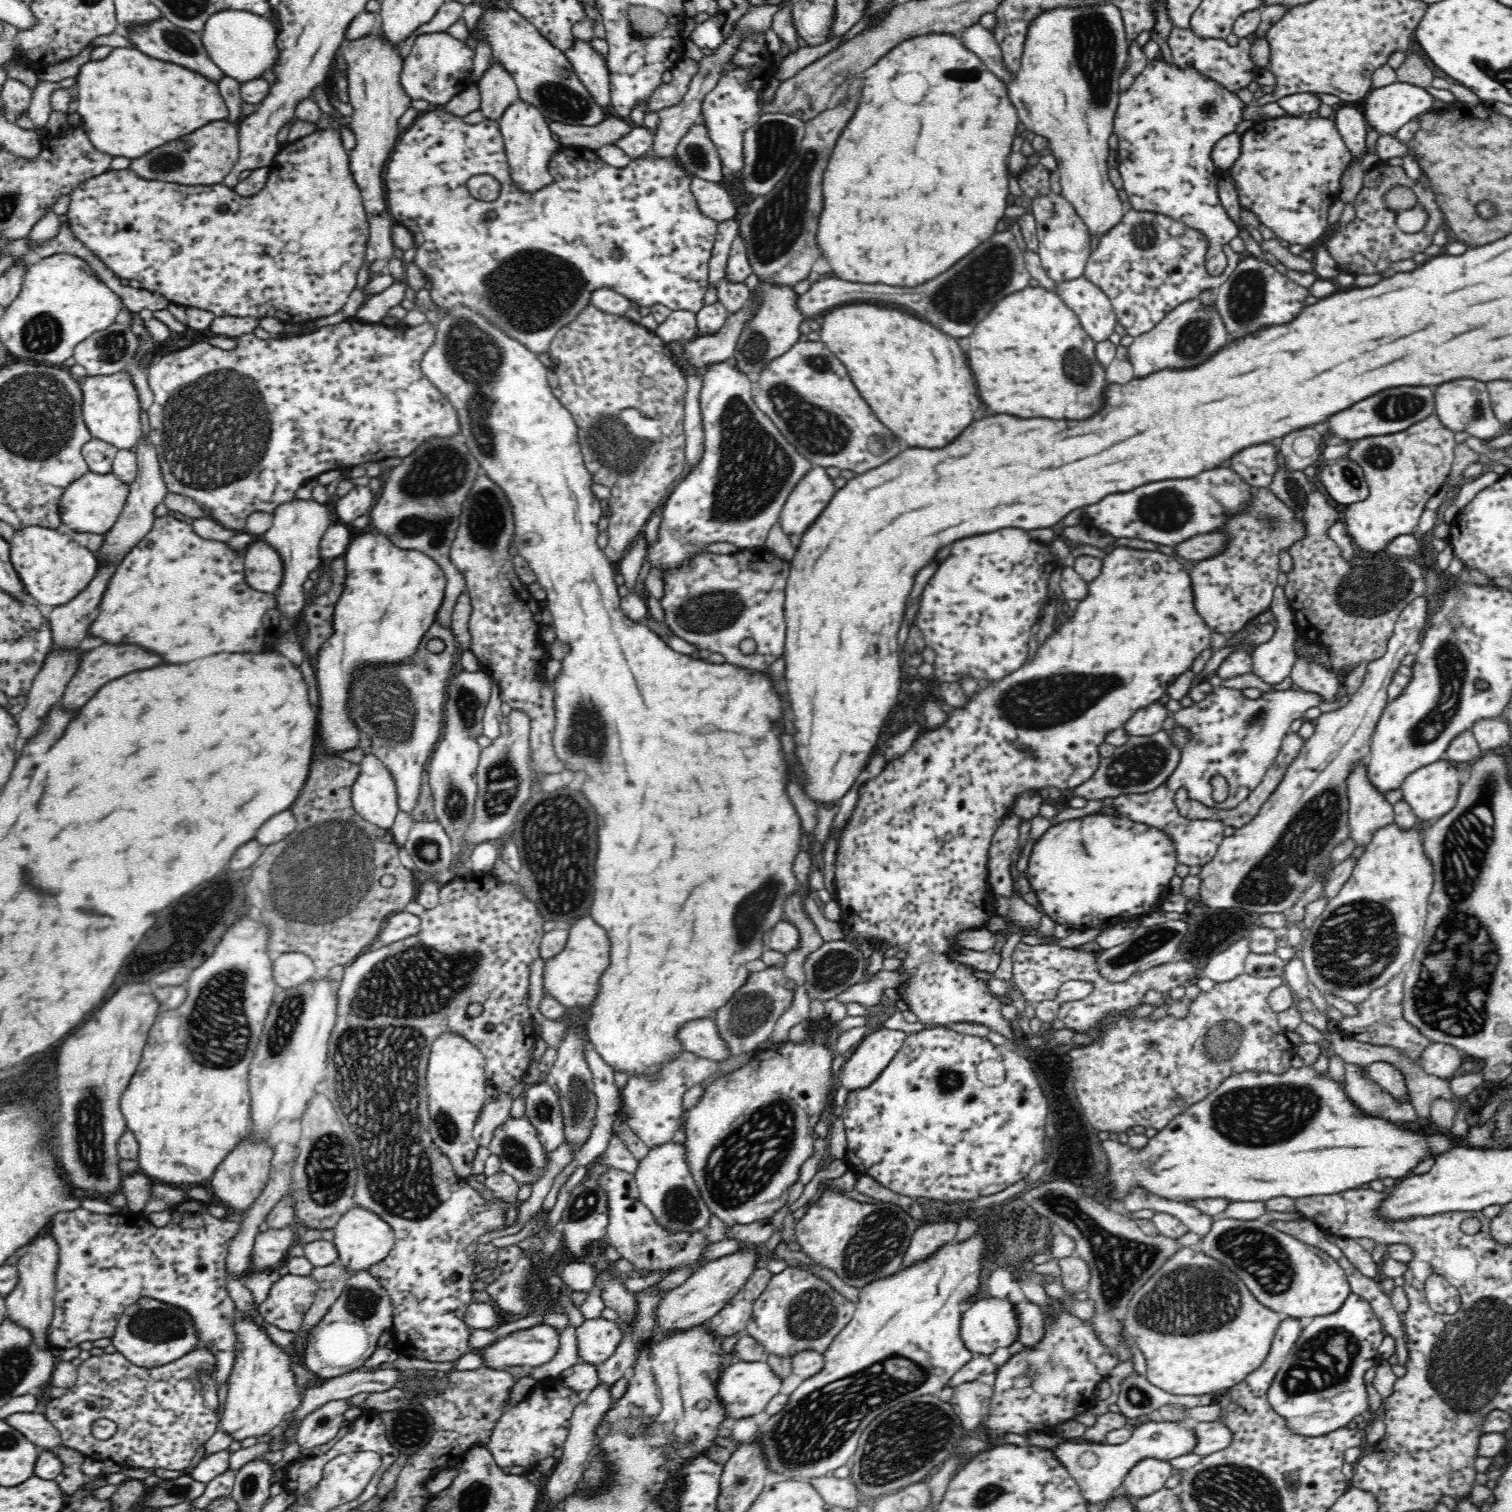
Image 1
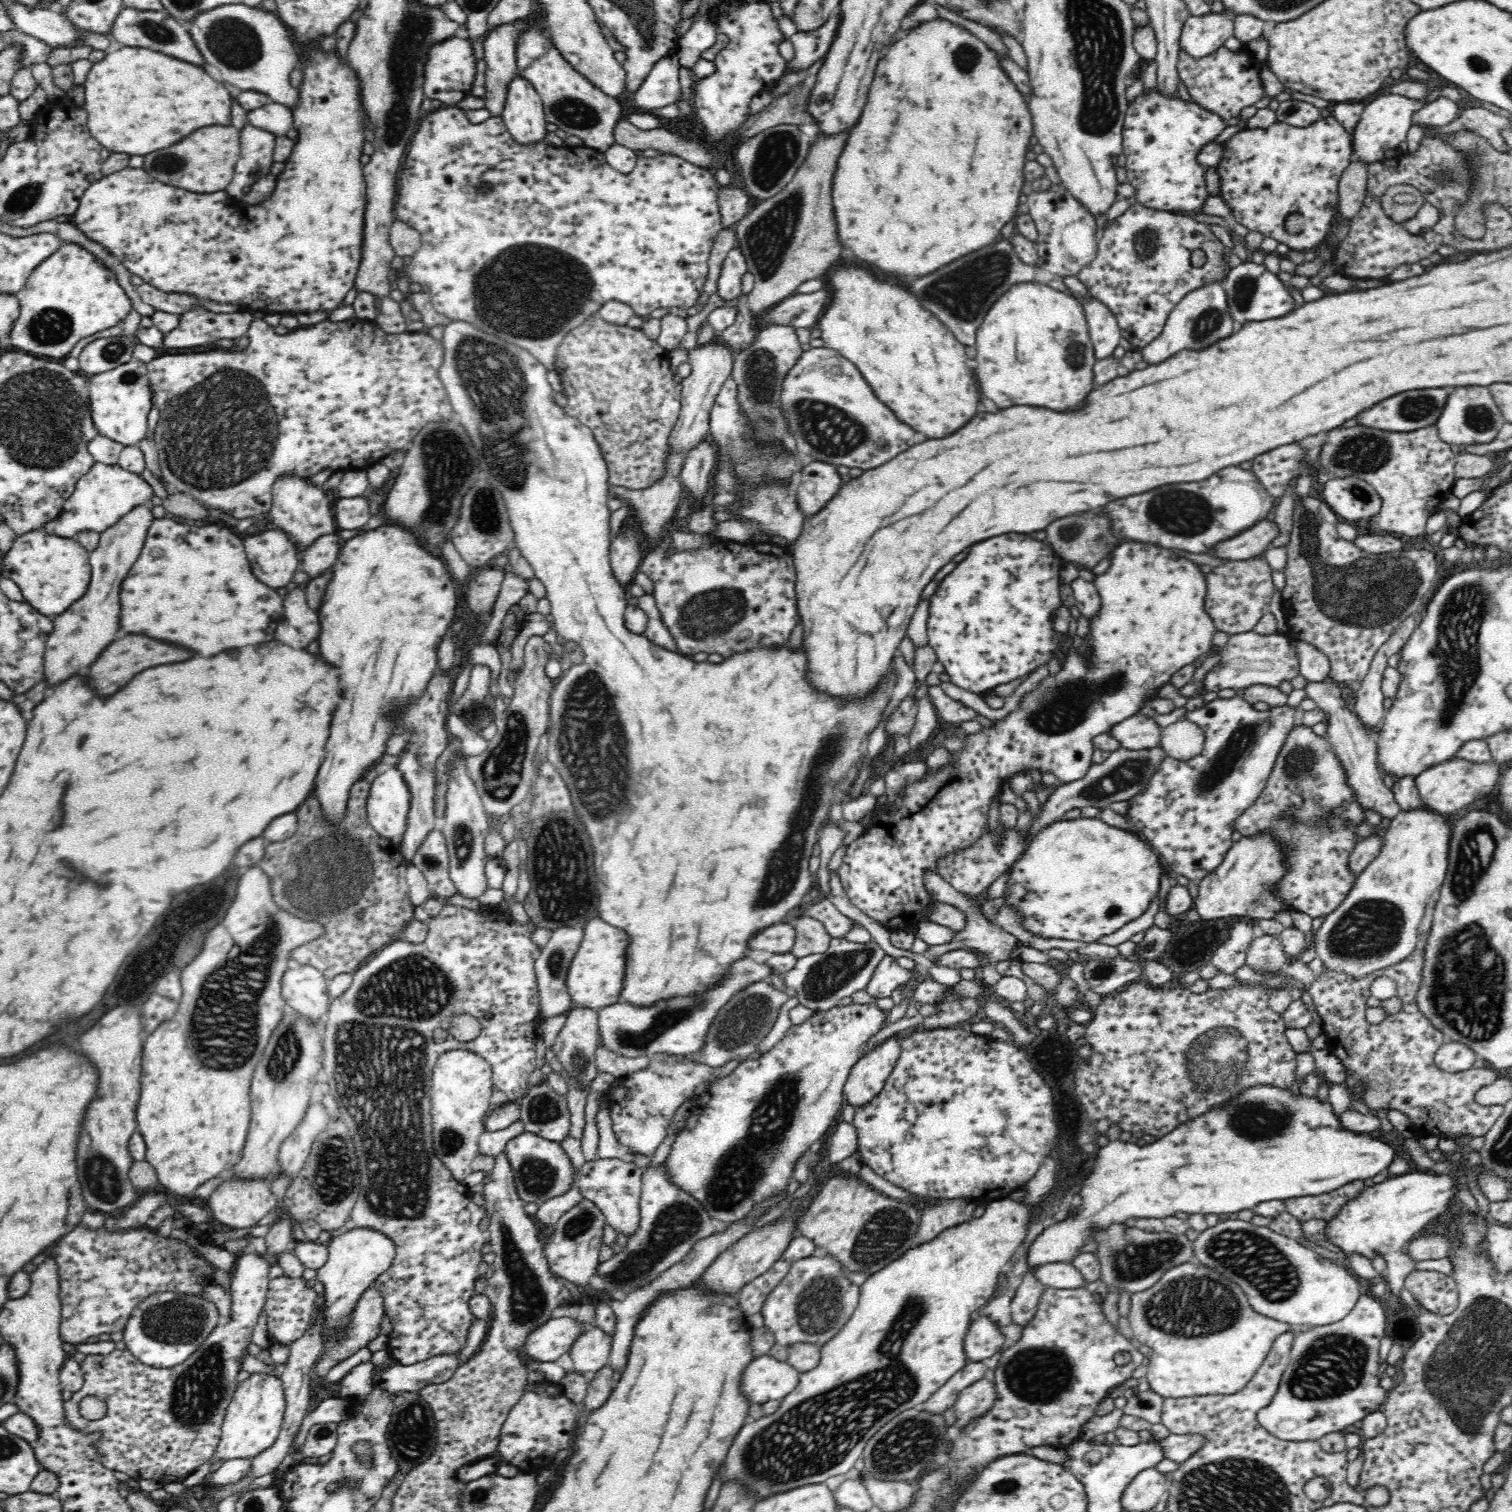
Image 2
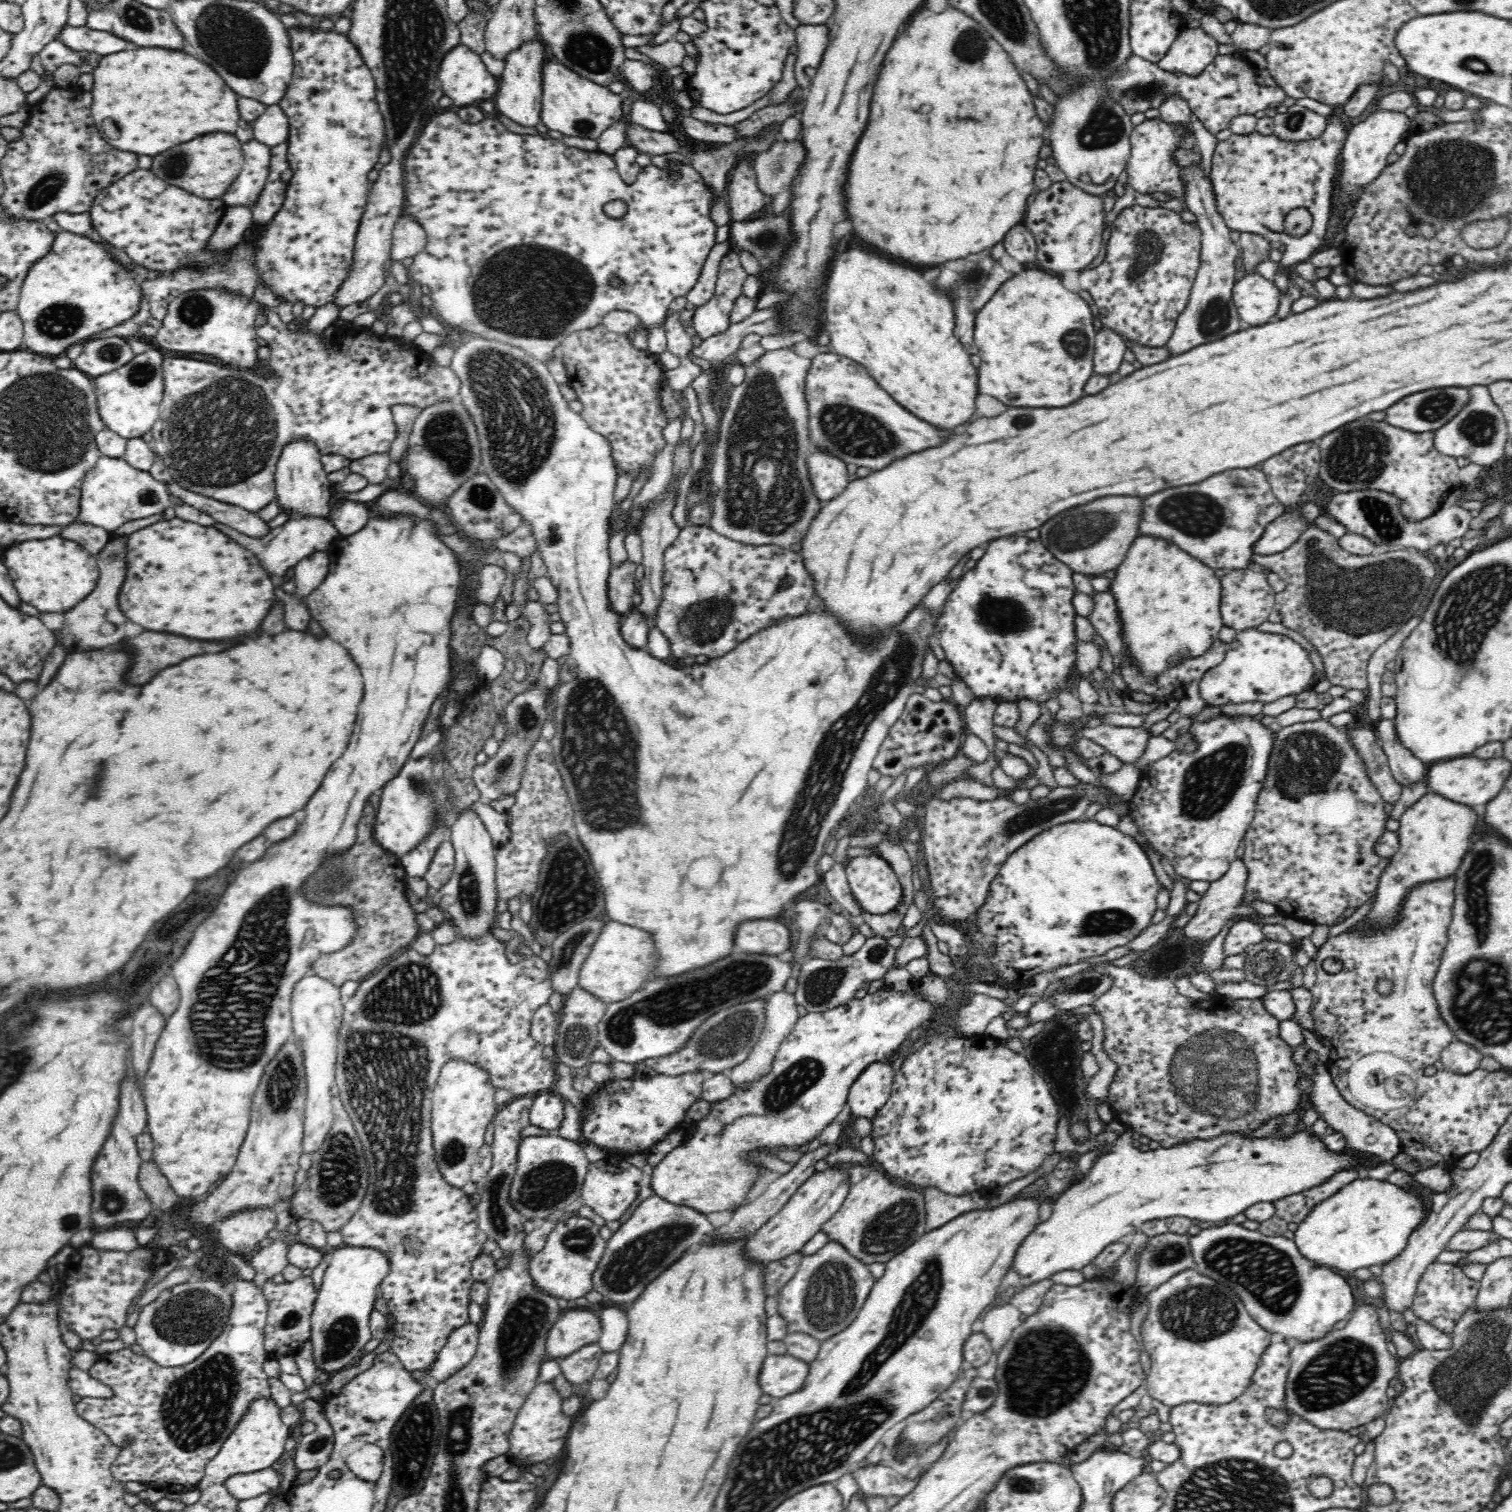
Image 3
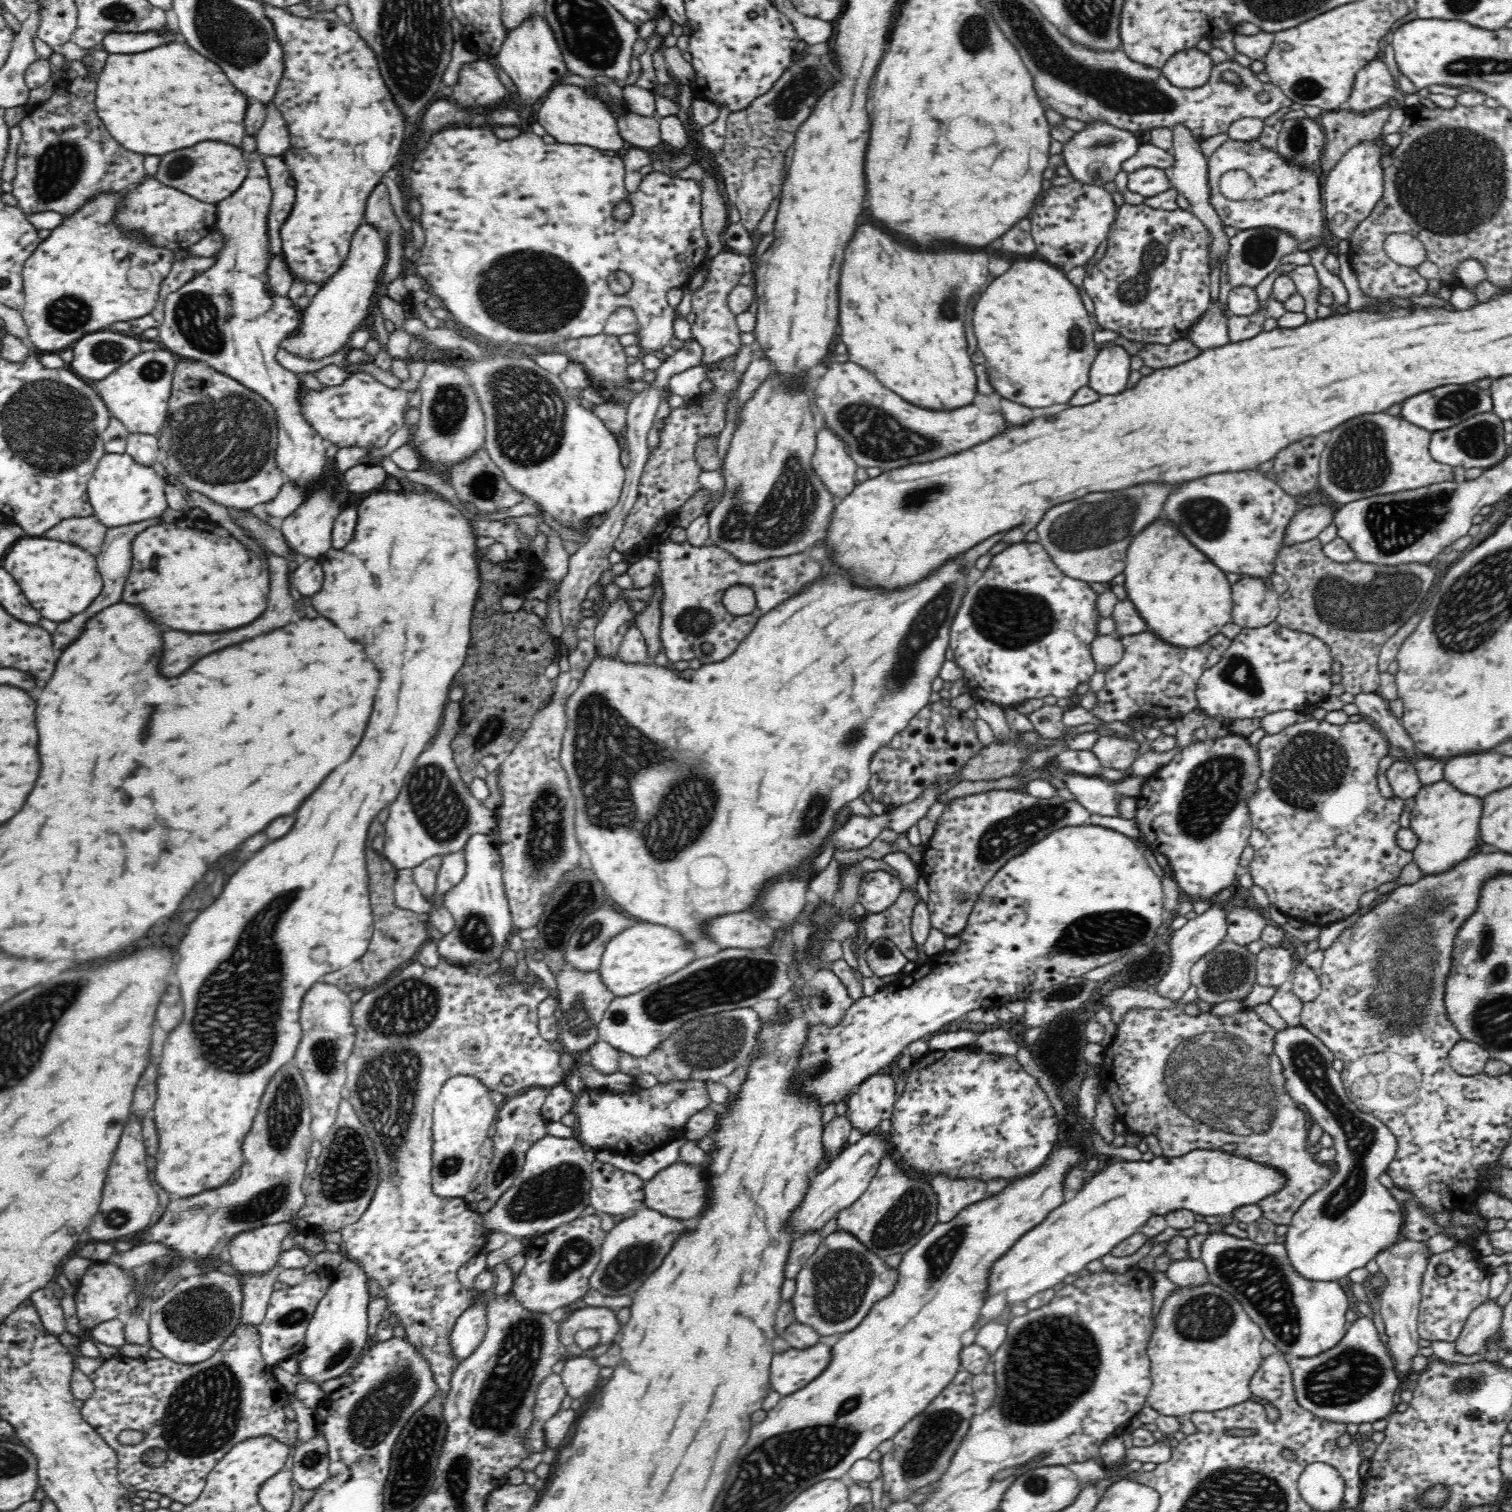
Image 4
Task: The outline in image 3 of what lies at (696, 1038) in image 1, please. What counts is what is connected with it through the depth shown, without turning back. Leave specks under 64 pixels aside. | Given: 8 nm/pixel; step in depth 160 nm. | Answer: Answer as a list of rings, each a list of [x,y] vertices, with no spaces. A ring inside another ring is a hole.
[[[733,950],[726,955],[726,958],[716,960],[714,964],[708,964],[706,968],[694,968],[690,972],[684,972],[682,976],[670,976],[670,978],[654,976],[628,998],[607,1003],[604,1016],[597,1026],[598,1042],[610,1054],[612,1060],[618,1062],[640,1063],[646,1059],[672,1054],[684,1046],[684,1042],[690,1038],[694,1028],[700,1026],[714,1013],[718,1013],[725,1006],[766,999],[772,993],[784,991],[787,982],[795,978],[795,972],[796,969],[789,960],[783,960],[781,956]]]

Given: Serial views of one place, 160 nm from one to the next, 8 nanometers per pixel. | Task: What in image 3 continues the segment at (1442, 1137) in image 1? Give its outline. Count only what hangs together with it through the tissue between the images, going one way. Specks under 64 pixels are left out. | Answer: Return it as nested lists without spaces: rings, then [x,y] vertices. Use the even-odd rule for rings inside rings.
[[[1298,1125],[1299,1129],[1296,1134],[1292,1134],[1290,1140],[1276,1140],[1276,1138],[1260,1138],[1260,1140],[1250,1140],[1246,1138],[1244,1134],[1228,1134],[1228,1136],[1220,1136],[1216,1140],[1193,1140],[1188,1143],[1180,1143],[1179,1145],[1174,1145],[1174,1148],[1158,1148],[1158,1150],[1150,1150],[1150,1152],[1141,1152],[1133,1146],[1133,1131],[1126,1129],[1119,1137],[1114,1140],[1113,1145],[1109,1151],[1104,1152],[1100,1155],[1092,1166],[1092,1170],[1088,1173],[1086,1178],[1083,1178],[1080,1182],[1072,1184],[1068,1189],[1066,1189],[1062,1194],[1058,1196],[1058,1199],[1054,1203],[1054,1208],[1052,1213],[1046,1221],[1039,1223],[1033,1230],[1033,1232],[1024,1240],[1022,1244],[1017,1248],[1014,1254],[1014,1260],[1010,1264],[1010,1269],[1012,1269],[1016,1276],[1019,1276],[1020,1284],[1017,1286],[1022,1289],[1024,1287],[1033,1285],[1034,1283],[1040,1282],[1041,1280],[1050,1279],[1053,1274],[1057,1272],[1062,1272],[1063,1270],[1079,1270],[1088,1266],[1093,1260],[1101,1254],[1101,1252],[1109,1244],[1115,1243],[1121,1240],[1123,1237],[1130,1235],[1135,1232],[1135,1229],[1140,1229],[1142,1224],[1153,1220],[1169,1219],[1174,1216],[1183,1216],[1188,1219],[1196,1218],[1196,1220],[1205,1220],[1206,1222],[1216,1222],[1218,1224],[1223,1224],[1226,1220],[1231,1219],[1237,1214],[1243,1213],[1249,1206],[1254,1206],[1258,1202],[1274,1202],[1274,1200],[1280,1200],[1284,1197],[1290,1197],[1291,1195],[1296,1195],[1306,1190],[1306,1188],[1312,1188],[1324,1180],[1328,1180],[1330,1176],[1336,1174],[1336,1172],[1349,1170],[1349,1168],[1354,1168],[1354,1166],[1364,1165],[1368,1163],[1369,1160],[1365,1158],[1359,1158],[1358,1156],[1353,1156],[1353,1154],[1347,1154],[1342,1151],[1329,1152],[1326,1149],[1326,1145],[1322,1143],[1322,1139],[1314,1138],[1310,1134],[1310,1130],[1304,1129],[1304,1127]]]

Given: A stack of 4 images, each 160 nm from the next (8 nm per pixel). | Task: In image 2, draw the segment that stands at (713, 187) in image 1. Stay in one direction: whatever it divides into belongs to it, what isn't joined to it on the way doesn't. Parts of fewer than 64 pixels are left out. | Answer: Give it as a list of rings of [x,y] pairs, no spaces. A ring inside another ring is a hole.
[[[730,187],[720,190],[718,204],[721,214],[722,228],[733,228],[750,210],[750,195],[740,187]]]

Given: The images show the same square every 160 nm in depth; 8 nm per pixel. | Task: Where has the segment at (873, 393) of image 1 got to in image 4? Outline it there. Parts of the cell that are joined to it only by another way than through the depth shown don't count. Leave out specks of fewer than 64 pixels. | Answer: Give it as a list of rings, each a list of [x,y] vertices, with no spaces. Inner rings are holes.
[[[866,222],[864,226],[858,226],[858,232],[854,234],[854,238],[850,240],[848,248],[846,248],[846,258],[842,264],[841,275],[839,278],[839,327],[840,338],[848,347],[849,360],[859,364],[862,368],[870,370],[874,376],[878,376],[878,380],[894,390],[898,396],[902,396],[908,402],[914,402],[916,406],[922,408],[930,408],[930,410],[954,410],[966,404],[972,404],[974,394],[976,394],[976,372],[974,372],[974,364],[970,360],[968,354],[968,338],[966,336],[966,308],[970,304],[970,298],[980,292],[980,288],[984,288],[988,284],[988,254],[982,250],[962,250],[962,248],[936,248],[936,250],[918,250],[912,248],[910,244],[898,242],[898,238],[890,236],[888,232],[884,232],[882,228],[874,226],[872,222]]]

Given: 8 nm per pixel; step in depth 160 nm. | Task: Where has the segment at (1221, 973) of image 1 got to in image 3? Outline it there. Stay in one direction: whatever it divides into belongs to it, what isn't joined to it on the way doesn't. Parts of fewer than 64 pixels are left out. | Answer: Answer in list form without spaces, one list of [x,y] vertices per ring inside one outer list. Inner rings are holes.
[[[1239,918],[1230,928],[1224,942],[1225,956],[1242,954],[1251,944],[1265,939],[1262,926],[1250,918]]]

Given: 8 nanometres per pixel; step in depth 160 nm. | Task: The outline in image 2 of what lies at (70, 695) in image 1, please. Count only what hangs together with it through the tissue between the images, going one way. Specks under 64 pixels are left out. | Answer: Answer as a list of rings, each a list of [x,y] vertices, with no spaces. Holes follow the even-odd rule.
[[[128,634],[122,640],[112,642],[102,652],[102,656],[90,666],[88,680],[98,690],[98,694],[114,694],[114,692],[118,692],[118,688],[124,688],[140,670],[146,670],[146,668],[152,668],[152,666],[158,666],[158,664],[182,662],[182,660],[188,660],[192,656],[194,654],[188,652],[188,650],[184,650],[184,648],[170,646],[166,642],[160,642],[160,640],[154,640],[154,638],[148,638],[148,636]]]

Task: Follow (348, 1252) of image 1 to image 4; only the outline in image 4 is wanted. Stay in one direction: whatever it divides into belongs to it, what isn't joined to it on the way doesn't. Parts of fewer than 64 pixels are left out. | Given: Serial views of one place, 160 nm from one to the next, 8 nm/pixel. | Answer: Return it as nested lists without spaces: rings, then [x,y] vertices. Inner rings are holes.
[[[344,1260],[333,1270],[331,1285],[316,1307],[314,1316],[309,1322],[305,1347],[294,1358],[299,1363],[298,1374],[292,1375],[283,1371],[277,1364],[273,1375],[280,1386],[289,1393],[294,1393],[298,1382],[320,1385],[332,1378],[348,1374],[362,1356],[366,1338],[368,1338],[368,1304],[371,1295],[368,1293],[367,1274],[358,1262]]]

